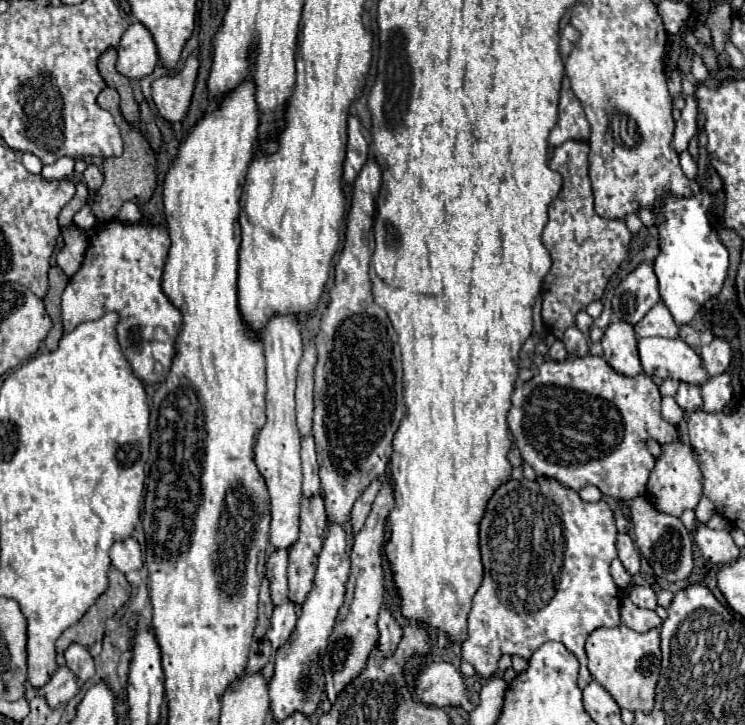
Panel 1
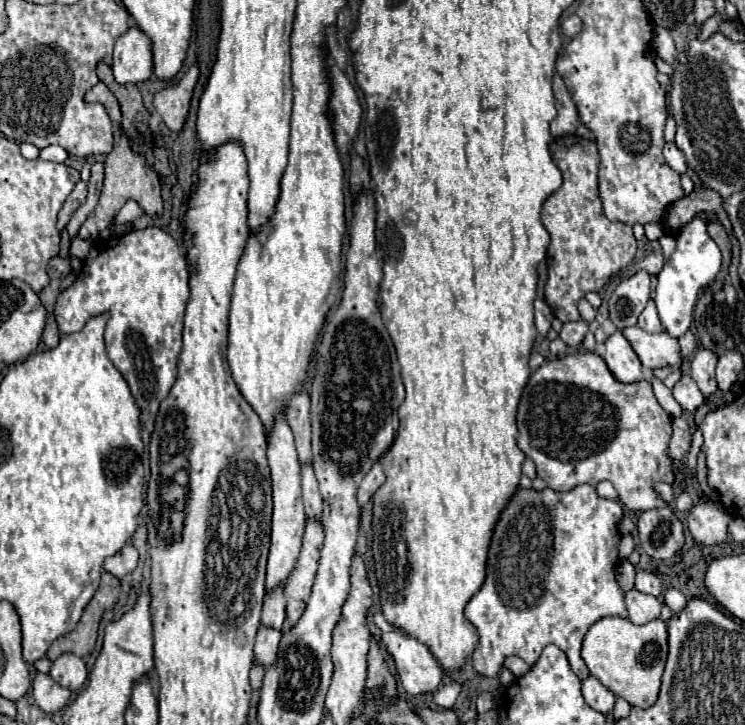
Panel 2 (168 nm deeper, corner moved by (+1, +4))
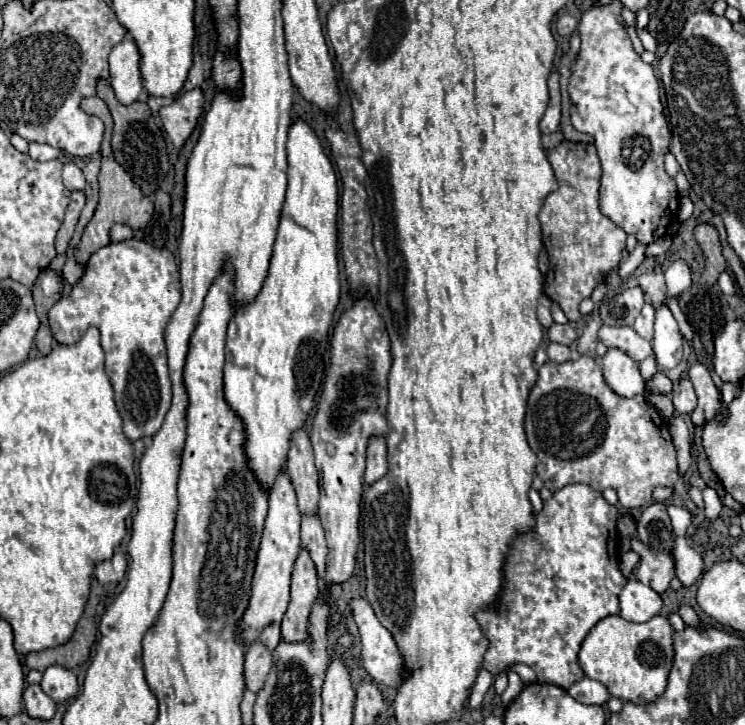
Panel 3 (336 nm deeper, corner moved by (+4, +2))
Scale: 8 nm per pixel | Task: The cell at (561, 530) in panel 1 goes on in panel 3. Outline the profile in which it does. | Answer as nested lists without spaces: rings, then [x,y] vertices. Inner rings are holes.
[[[573,483],[553,493],[553,497],[543,503],[543,509],[535,513],[533,529],[515,535],[503,563],[503,585],[497,607],[475,613],[489,641],[483,659],[485,671],[495,677],[515,663],[525,663],[537,673],[539,683],[555,683],[563,689],[569,689],[585,677],[577,661],[581,641],[597,621],[619,613],[619,593],[627,583],[619,571],[617,517],[617,507],[607,503],[599,491],[589,485]]]

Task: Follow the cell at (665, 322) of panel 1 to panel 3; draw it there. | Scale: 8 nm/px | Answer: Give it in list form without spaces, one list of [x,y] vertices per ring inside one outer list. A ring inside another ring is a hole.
[[[645,303],[643,305],[643,311],[641,315],[635,319],[635,331],[645,337],[645,339],[653,339],[653,319],[655,319],[655,307],[651,303]]]

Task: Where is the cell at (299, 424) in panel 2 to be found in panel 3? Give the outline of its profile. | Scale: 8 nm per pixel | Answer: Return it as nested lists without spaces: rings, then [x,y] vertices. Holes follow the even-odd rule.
[[[297,429],[291,437],[291,449],[287,455],[287,473],[297,491],[299,511],[317,511],[319,501],[319,483],[317,469],[313,463],[313,449],[305,429]]]

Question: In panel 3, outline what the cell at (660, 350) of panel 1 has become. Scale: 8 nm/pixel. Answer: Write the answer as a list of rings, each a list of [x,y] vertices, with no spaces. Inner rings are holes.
[[[603,325],[601,331],[599,331],[599,337],[607,347],[619,347],[621,351],[625,351],[637,363],[641,363],[643,359],[653,355],[651,341],[637,335],[637,331],[633,327],[609,327],[609,325]]]

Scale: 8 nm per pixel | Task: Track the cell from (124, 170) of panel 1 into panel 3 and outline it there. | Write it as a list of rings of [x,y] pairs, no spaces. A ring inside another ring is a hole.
[[[87,97],[81,101],[81,109],[85,113],[97,115],[103,123],[105,123],[105,135],[103,135],[103,145],[101,145],[101,173],[99,173],[99,205],[95,209],[93,219],[89,221],[89,225],[83,231],[81,243],[75,249],[75,257],[81,265],[85,265],[89,261],[89,255],[101,247],[105,247],[109,243],[109,229],[113,223],[127,223],[133,229],[143,229],[149,219],[155,213],[155,205],[153,201],[141,191],[141,187],[129,177],[129,173],[115,161],[113,151],[111,151],[111,127],[113,127],[113,119],[109,113],[109,107],[105,105],[103,99],[95,97]]]

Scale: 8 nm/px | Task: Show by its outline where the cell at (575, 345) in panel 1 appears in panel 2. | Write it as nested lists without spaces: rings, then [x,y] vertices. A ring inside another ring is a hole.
[[[576,321],[576,323],[564,323],[562,331],[560,331],[560,339],[570,345],[570,347],[578,347],[584,339],[584,335],[588,333],[588,323],[586,321]]]

